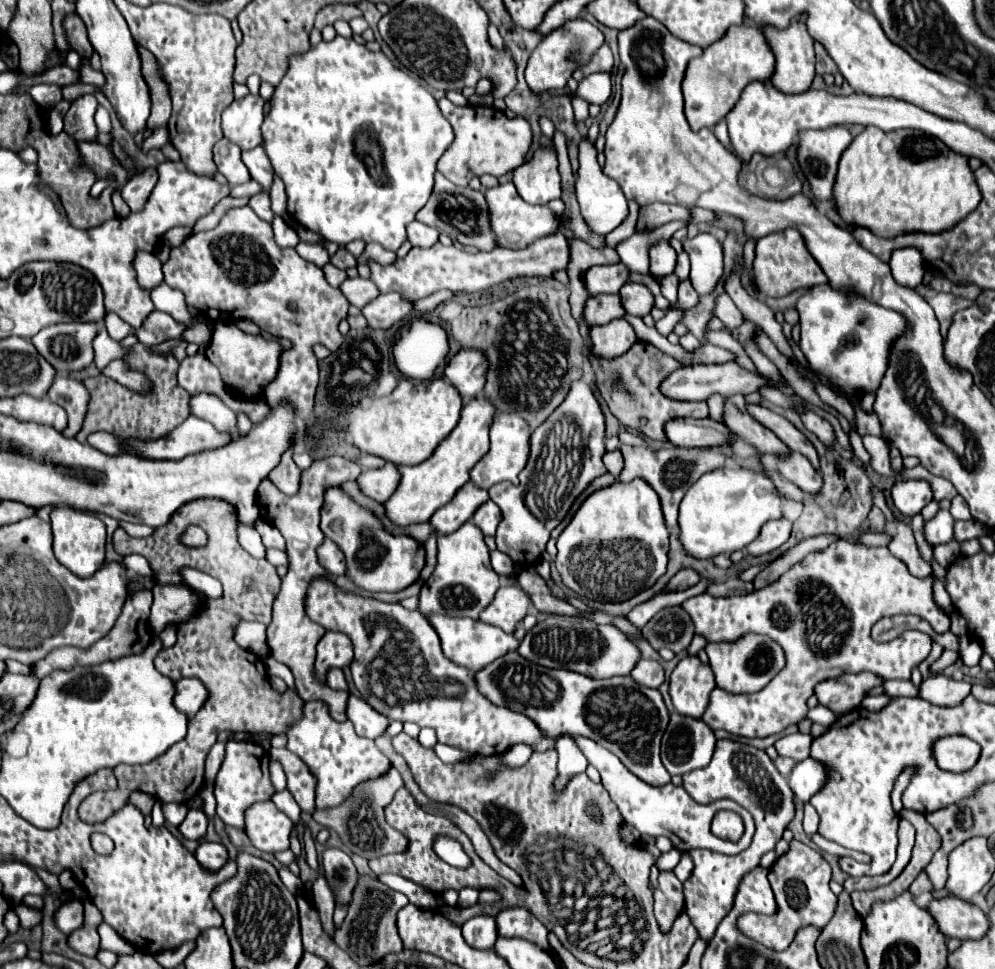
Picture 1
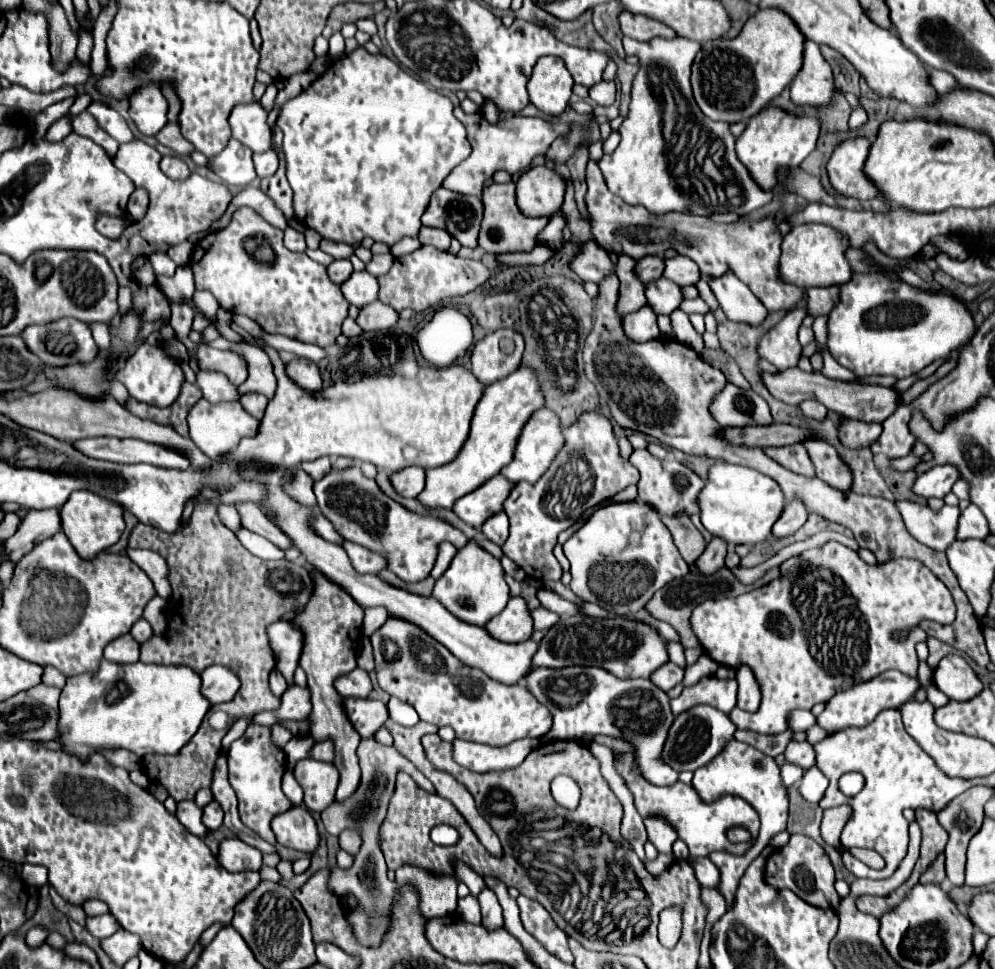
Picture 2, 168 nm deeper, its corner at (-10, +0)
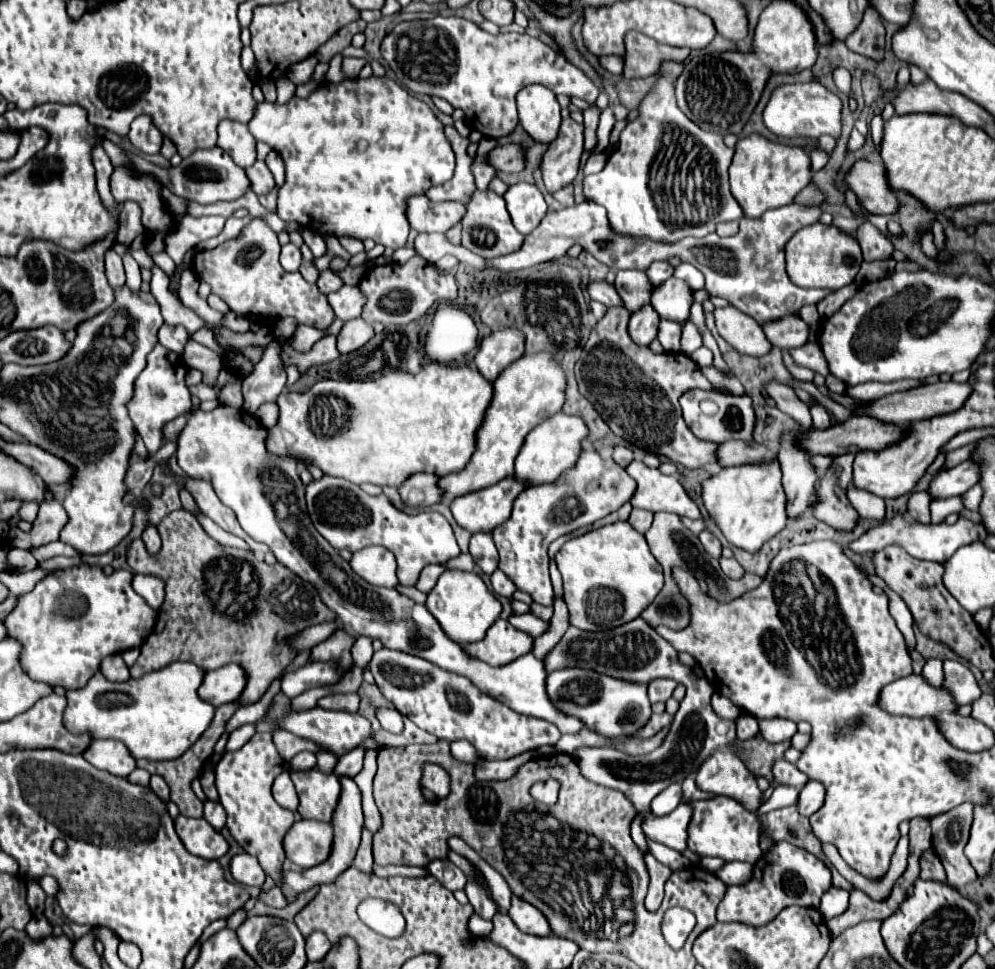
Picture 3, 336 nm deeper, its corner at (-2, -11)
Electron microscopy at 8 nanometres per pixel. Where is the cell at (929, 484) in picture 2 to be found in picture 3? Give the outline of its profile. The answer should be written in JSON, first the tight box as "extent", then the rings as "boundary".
{"extent":[928,461,978,499],"boundary":[[[964,461],[954,469],[940,471],[928,485],[928,495],[932,499],[946,499],[954,495],[962,495],[972,485],[978,483],[978,465],[972,461]]]}

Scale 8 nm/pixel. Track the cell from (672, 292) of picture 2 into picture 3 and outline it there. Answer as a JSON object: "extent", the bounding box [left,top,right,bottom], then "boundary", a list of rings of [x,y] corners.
{"extent":[652,277,692,323],"boundary":[[[670,277],[666,283],[652,289],[652,307],[660,319],[682,323],[690,315],[692,291],[686,283]]]}

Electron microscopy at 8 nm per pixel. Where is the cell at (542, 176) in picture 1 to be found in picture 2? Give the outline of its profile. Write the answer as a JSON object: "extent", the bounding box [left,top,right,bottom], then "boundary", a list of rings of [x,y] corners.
{"extent":[516,166,564,216],"boundary":[[[534,166],[516,180],[516,204],[524,216],[550,216],[564,200],[564,178],[548,166]]]}

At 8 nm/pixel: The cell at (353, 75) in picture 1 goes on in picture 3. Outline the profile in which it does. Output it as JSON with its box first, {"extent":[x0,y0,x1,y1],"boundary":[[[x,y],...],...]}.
{"extent":[248,77,454,249],"boundary":[[[368,77],[368,79],[348,79],[342,83],[322,83],[314,93],[310,93],[306,99],[300,97],[292,97],[288,103],[278,105],[278,103],[268,103],[262,101],[256,105],[254,109],[254,117],[248,123],[250,133],[258,139],[268,143],[276,153],[280,153],[284,165],[286,165],[286,181],[278,191],[278,217],[282,221],[292,221],[298,223],[302,229],[308,227],[320,235],[332,235],[332,237],[352,237],[352,239],[372,239],[384,247],[390,249],[400,249],[406,245],[408,239],[408,219],[406,219],[406,199],[412,195],[424,195],[430,187],[434,185],[442,185],[446,181],[452,179],[454,175],[454,151],[444,135],[444,125],[438,121],[438,117],[434,115],[434,111],[420,99],[412,97],[406,89],[402,89],[400,85],[396,85],[392,79],[388,77]]]}

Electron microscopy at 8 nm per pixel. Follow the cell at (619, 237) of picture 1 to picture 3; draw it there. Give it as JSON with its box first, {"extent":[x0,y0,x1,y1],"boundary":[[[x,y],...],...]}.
{"extent":[614,271,652,313],"boundary":[[[618,271],[614,285],[618,295],[622,297],[624,307],[630,313],[640,311],[646,303],[650,303],[652,285],[646,279],[644,271]]]}

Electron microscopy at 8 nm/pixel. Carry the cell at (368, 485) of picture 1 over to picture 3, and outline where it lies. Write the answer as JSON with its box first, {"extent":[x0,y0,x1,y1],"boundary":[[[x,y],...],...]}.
{"extent":[398,473,440,507],"boundary":[[[414,473],[410,475],[400,487],[398,487],[398,493],[402,497],[404,503],[408,503],[408,497],[412,491],[420,491],[424,495],[424,499],[420,501],[420,505],[428,507],[428,505],[434,505],[434,503],[440,503],[440,491],[436,487],[436,475],[426,475],[426,473]]]}

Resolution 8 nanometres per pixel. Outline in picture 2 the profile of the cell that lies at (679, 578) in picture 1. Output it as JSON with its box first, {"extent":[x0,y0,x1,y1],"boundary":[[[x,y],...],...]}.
{"extent":[696,538,728,574],"boundary":[[[712,538],[706,552],[698,558],[696,566],[702,574],[714,574],[716,570],[720,570],[724,566],[724,558],[726,558],[726,550],[728,550],[728,544],[724,540],[718,540],[718,538]]]}

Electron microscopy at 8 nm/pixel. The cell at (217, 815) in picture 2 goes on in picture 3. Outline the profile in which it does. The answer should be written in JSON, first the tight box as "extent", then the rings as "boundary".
{"extent":[204,801,226,831],"boundary":[[[206,801],[204,803],[204,819],[216,829],[220,831],[226,823],[226,813],[224,813],[224,807],[220,803],[214,803],[214,801]]]}

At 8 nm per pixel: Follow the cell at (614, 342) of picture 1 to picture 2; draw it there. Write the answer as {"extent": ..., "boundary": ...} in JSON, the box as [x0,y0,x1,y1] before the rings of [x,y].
{"extent":[622,304,660,342],"boundary":[[[648,304],[644,308],[640,308],[638,312],[624,316],[622,326],[624,326],[624,332],[628,334],[628,338],[634,342],[648,342],[648,340],[658,338],[658,334],[660,334],[658,324],[656,324],[656,314]]]}

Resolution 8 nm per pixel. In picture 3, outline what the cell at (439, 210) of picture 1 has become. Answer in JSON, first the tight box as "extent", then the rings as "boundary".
{"extent":[406,195,466,233],"boundary":[[[424,195],[408,199],[406,217],[418,233],[446,233],[462,221],[466,207],[462,203],[430,203]]]}

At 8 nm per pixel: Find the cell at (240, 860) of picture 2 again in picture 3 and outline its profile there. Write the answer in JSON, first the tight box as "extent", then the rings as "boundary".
{"extent":[228,853,264,887],"boundary":[[[240,853],[240,855],[234,855],[230,859],[230,865],[228,865],[228,871],[230,875],[242,883],[242,885],[252,885],[252,887],[262,887],[264,883],[264,869],[260,867],[258,859],[254,859],[252,855],[246,855],[246,853]]]}

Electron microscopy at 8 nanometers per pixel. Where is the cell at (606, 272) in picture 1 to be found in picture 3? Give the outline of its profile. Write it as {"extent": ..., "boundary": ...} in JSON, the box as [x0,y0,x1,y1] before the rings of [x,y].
{"extent":[646,261,674,287],"boundary":[[[656,261],[656,263],[652,263],[652,265],[646,269],[648,279],[650,279],[650,283],[652,283],[654,287],[662,285],[668,277],[672,277],[672,271],[674,271],[674,269],[672,269],[666,261]]]}

